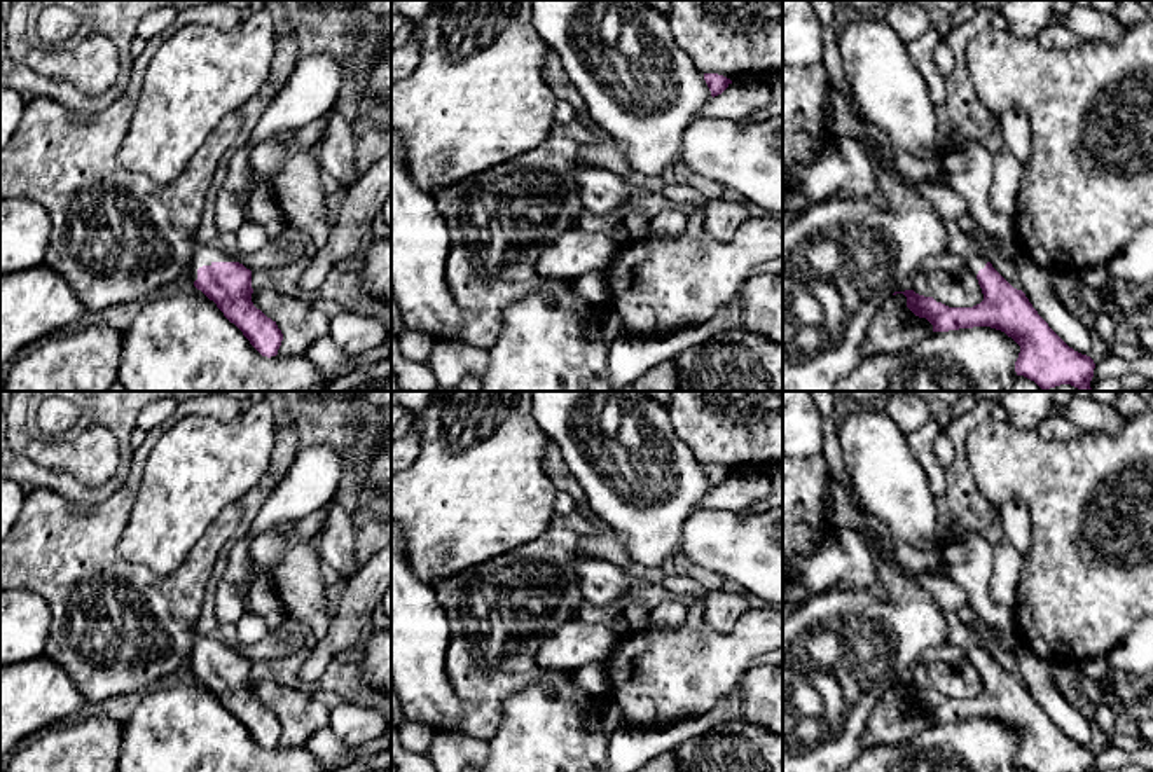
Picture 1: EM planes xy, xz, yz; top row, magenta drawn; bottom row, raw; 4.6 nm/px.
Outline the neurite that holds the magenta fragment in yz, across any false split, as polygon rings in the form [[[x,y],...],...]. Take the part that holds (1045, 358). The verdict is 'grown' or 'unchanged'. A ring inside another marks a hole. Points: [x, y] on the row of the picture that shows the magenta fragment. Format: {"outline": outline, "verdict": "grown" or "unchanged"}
{"outline": [[[985,253],[966,257],[968,271],[977,276],[984,300],[973,307],[949,307],[914,290],[894,292],[907,297],[907,307],[933,325],[933,332],[991,327],[1005,332],[1018,346],[1017,376],[1034,381],[1043,391],[1071,384],[1092,389],[1095,363],[1069,348],[1038,314],[1022,290],[1013,288],[989,262]]], "verdict": "grown"}

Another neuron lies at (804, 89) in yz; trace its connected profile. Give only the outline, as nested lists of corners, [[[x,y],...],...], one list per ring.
[[[783,61],[783,173],[791,164],[811,164],[830,148],[826,91],[823,65],[798,68]]]

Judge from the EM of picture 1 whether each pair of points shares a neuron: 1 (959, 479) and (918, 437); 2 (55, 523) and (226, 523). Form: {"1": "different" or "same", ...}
{"1": "different", "2": "same"}

